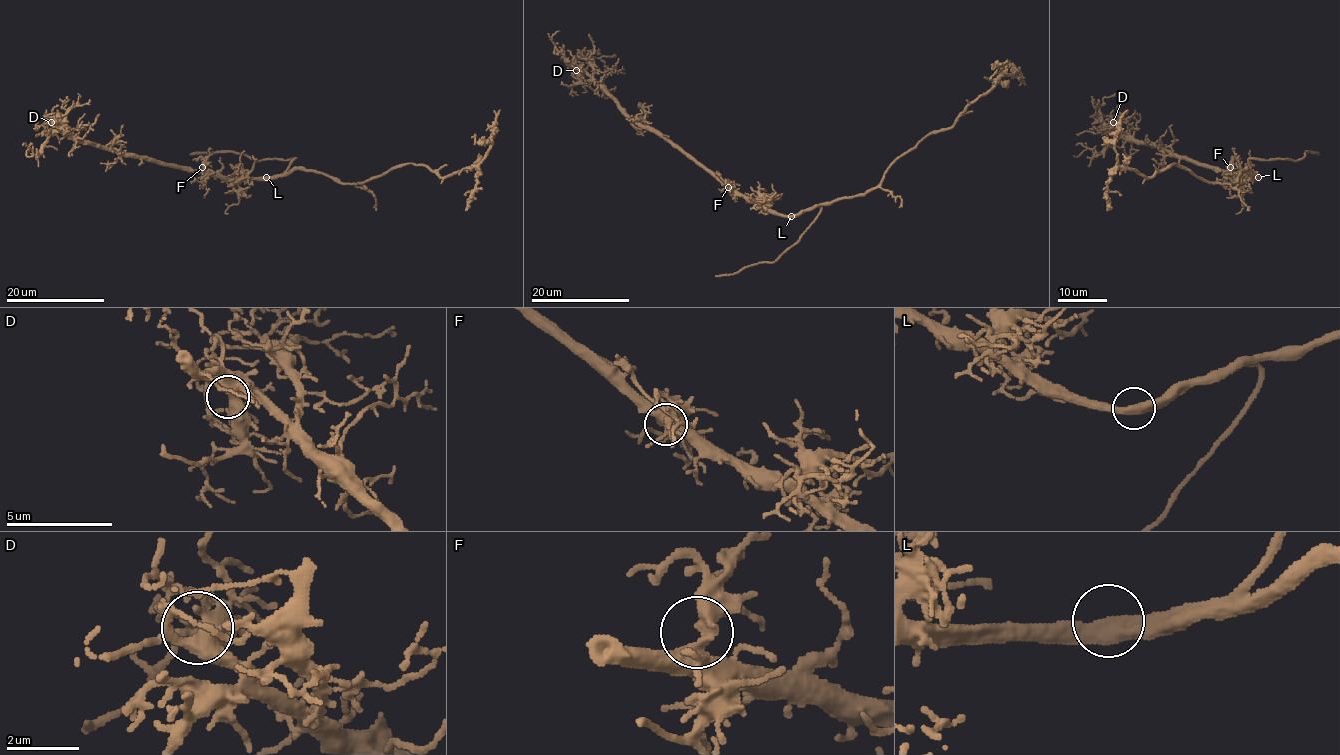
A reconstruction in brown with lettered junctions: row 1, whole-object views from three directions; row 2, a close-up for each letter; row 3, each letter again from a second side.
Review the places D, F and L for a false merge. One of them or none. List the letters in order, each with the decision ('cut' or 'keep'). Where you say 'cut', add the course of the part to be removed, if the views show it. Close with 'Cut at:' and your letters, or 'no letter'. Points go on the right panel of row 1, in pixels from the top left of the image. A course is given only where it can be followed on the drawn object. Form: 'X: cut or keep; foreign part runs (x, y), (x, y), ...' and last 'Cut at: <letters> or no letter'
D: keep
F: keep
L: keep
Cut at: no letter

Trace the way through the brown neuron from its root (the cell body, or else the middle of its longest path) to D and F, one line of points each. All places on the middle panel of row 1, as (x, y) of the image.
D: (794, 216), (778, 214), (729, 190), (661, 137), (640, 127), (583, 70), (576, 70)
F: (794, 216), (782, 216), (749, 202), (728, 187)

